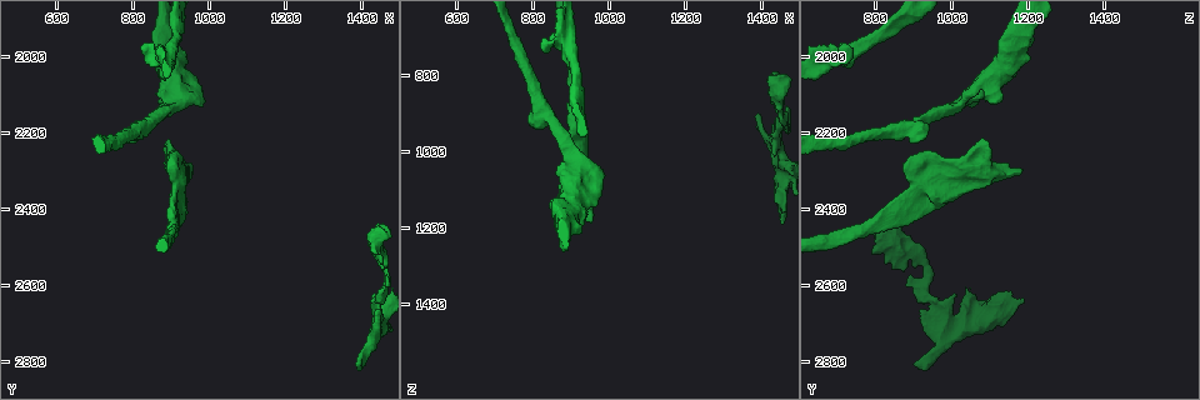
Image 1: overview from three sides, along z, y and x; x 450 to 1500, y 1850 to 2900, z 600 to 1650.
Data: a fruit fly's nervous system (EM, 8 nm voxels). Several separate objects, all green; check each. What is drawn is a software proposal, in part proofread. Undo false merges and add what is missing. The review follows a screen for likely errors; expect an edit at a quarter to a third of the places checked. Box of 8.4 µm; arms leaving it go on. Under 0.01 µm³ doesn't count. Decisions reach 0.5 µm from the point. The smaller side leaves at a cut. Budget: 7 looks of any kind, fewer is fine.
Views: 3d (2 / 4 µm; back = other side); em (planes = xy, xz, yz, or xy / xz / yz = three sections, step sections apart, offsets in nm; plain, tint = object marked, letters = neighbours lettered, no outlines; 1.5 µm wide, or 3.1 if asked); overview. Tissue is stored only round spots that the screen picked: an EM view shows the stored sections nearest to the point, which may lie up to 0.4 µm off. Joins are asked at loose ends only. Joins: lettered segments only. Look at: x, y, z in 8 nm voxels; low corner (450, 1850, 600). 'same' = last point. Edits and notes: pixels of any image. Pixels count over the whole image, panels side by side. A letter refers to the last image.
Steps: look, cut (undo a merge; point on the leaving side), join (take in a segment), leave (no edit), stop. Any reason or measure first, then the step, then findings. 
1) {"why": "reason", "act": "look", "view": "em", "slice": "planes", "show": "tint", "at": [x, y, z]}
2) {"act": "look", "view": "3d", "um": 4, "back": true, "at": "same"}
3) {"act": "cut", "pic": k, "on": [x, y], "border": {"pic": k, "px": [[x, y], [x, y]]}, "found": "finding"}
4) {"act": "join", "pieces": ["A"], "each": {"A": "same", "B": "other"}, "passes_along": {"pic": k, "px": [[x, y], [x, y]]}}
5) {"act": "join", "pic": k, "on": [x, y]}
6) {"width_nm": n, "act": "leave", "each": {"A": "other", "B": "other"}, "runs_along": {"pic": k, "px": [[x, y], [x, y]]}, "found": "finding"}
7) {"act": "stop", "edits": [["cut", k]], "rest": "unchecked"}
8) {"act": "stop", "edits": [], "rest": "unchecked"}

{"why": "an open end", "act": "look", "view": "em", "slice": "planes", "show": "letters", "at": [1390, 2805, 900]}

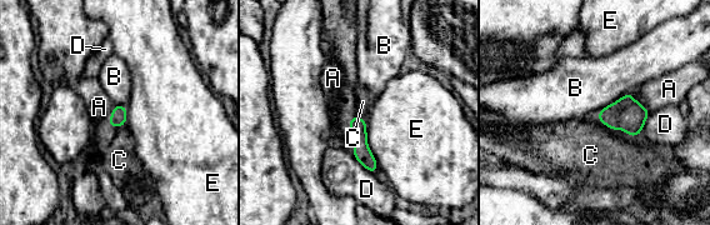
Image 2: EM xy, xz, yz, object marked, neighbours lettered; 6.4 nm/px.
{"width_nm": 110, "act": "leave", "each": {"A": "other", "B": "other", "C": "other", "D": "other", "E": "other"}, "border": {"pic": 2, "px": [[630, 91], [605, 105], [596, 115]]}, "found": "none of them fits"}

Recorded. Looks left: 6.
{"why": "an open end", "act": "look", "view": "3d", "um": 4, "at": [940, 2300, 1170]}

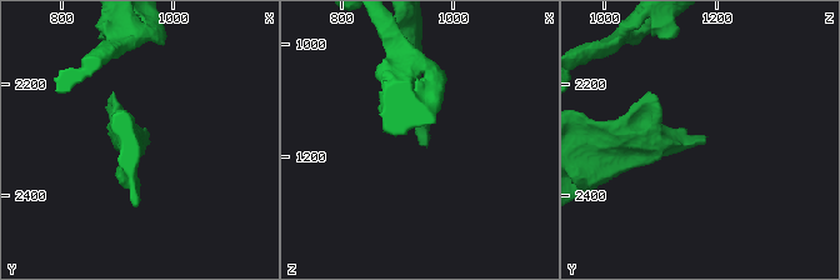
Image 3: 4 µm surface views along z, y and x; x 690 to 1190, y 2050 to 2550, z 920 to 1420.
{"act": "look", "view": "em", "slice": "planes", "show": "letters", "at": [935, 2305, 1175]}

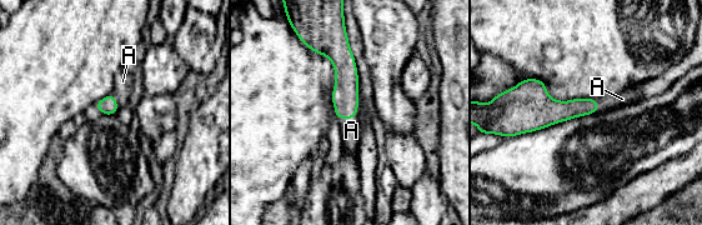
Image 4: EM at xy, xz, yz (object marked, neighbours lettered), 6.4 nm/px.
{"act": "join", "pieces": ["A"], "each": {"A": "same"}, "found": "it goes on there"}

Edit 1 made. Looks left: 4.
{"act": "look", "view": "overview"}

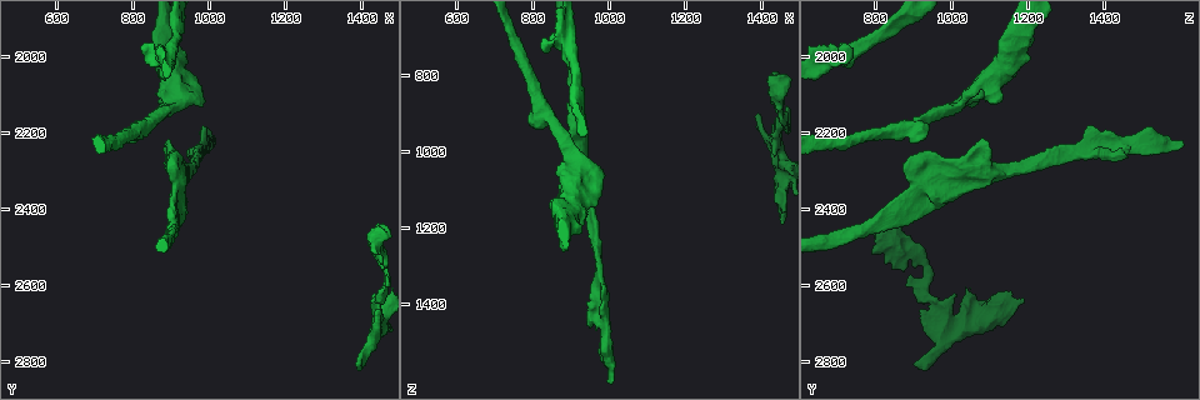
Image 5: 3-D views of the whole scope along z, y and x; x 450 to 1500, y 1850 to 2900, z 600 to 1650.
{"why": "branch stops here", "act": "look", "view": "3d", "um": 2, "at": [950, 2270, 1440]}

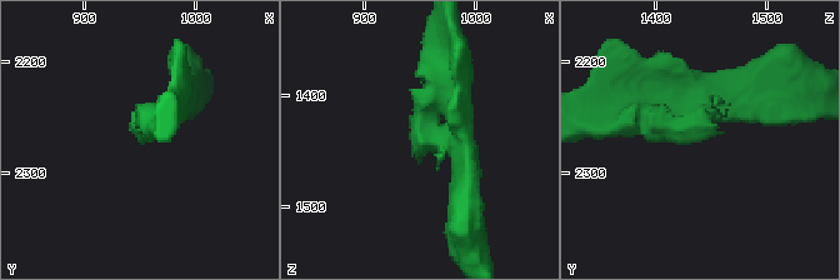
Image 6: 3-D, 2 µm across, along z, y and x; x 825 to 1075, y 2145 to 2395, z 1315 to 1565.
{"act": "look", "view": "em", "slice": "planes", "show": "letters", "at": [952, 2272, 1438]}

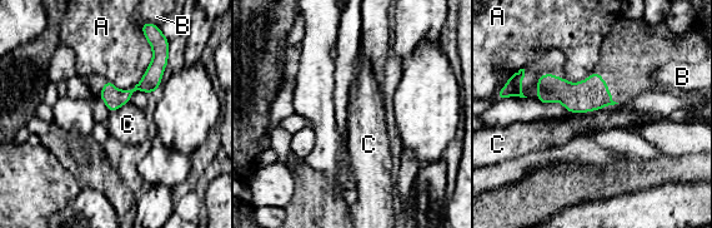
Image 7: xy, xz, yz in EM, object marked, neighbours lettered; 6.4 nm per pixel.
{"act": "leave", "each": {"A": "other", "B": "other", "C": "other"}, "runs_along": {"pic": 7, "px": [[155, 51], [154, 73], [111, 108]]}, "found": "no lettered segment goes on from it"}

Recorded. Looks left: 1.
{"act": "stop", "edits": [["join", 4]], "rest": "unchecked"}

